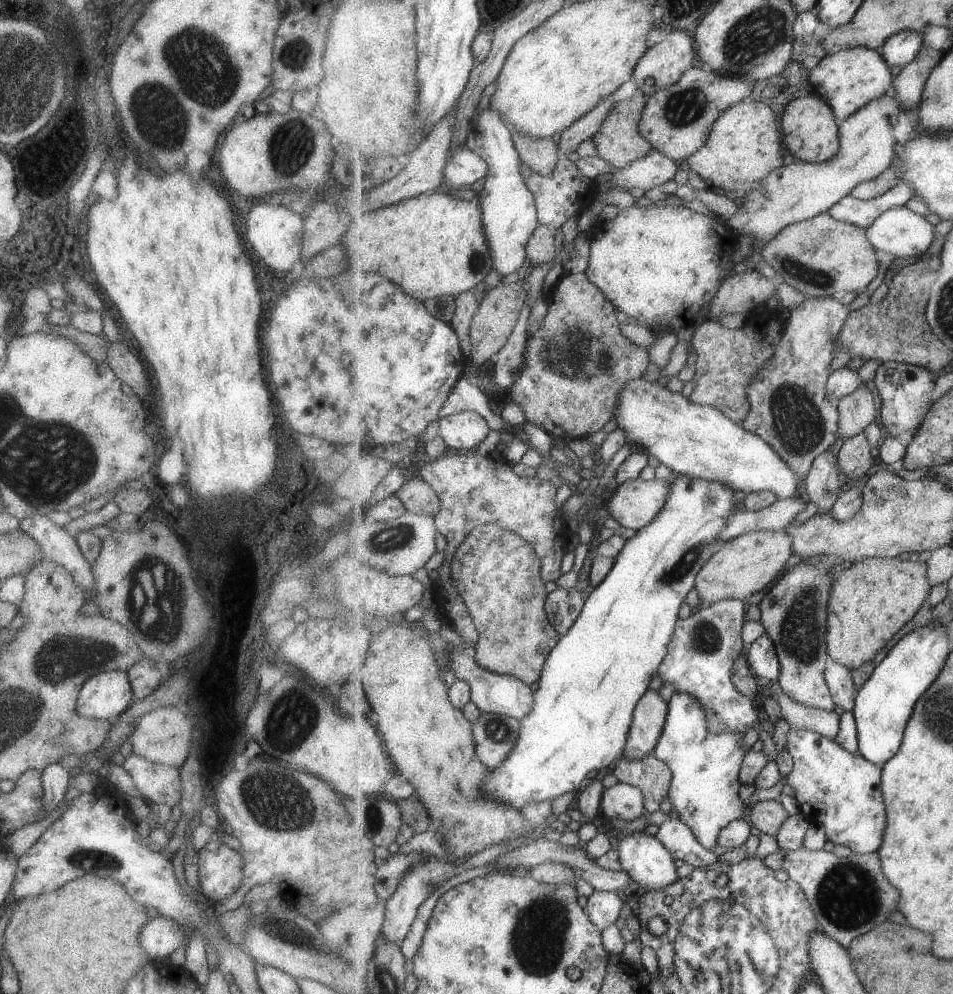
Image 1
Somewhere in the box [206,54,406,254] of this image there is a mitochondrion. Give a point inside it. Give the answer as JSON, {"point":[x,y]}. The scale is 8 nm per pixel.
{"point":[290,141]}

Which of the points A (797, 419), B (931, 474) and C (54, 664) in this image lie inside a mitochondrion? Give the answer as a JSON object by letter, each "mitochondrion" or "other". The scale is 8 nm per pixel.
{"A":"mitochondrion","B":"other","C":"mitochondrion"}

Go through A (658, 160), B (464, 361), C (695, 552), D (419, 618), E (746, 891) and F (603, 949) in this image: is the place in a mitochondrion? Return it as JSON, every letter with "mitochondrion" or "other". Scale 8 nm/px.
{"A":"other","B":"other","C":"mitochondrion","D":"other","E":"other","F":"other"}

